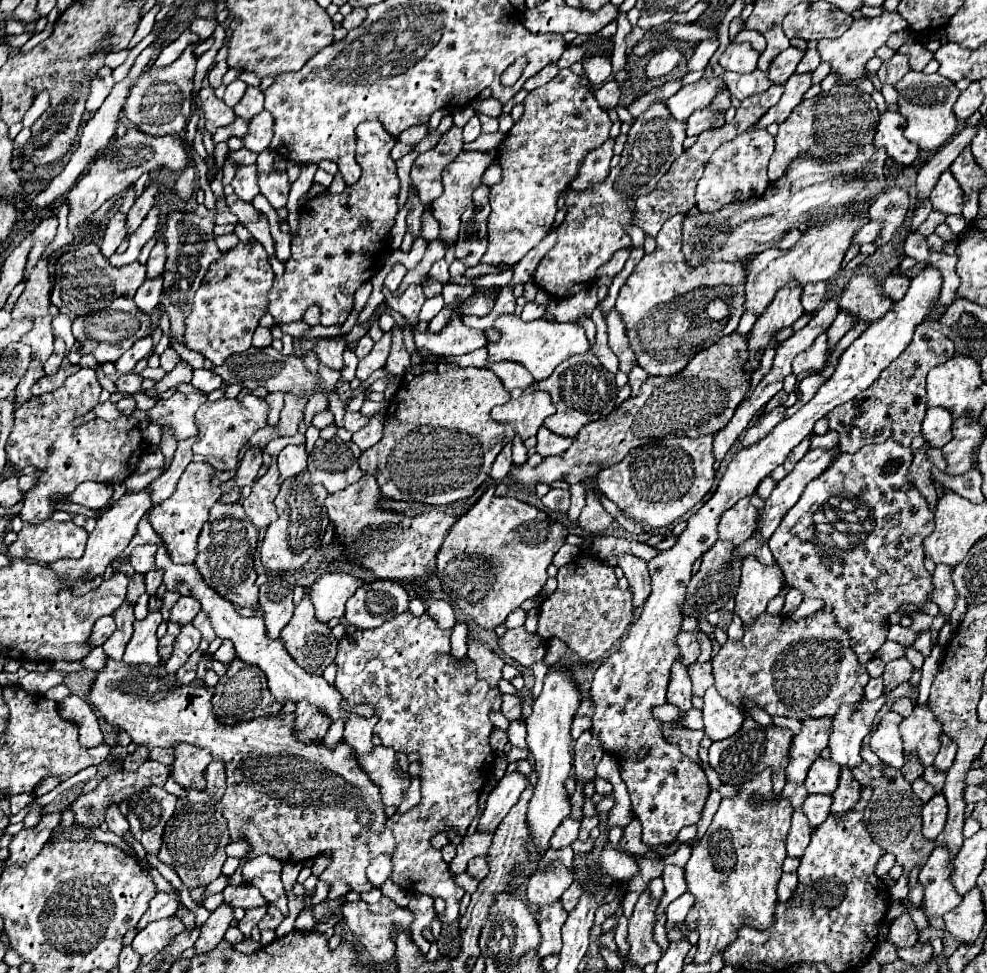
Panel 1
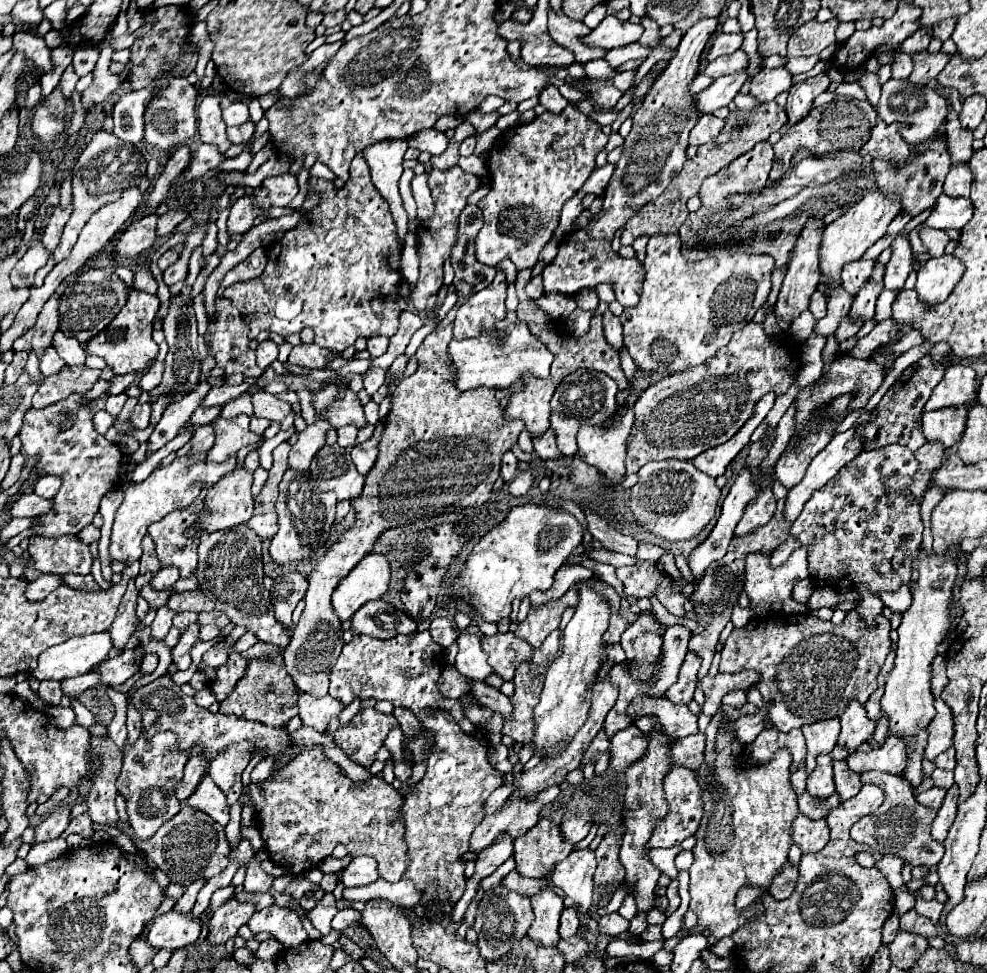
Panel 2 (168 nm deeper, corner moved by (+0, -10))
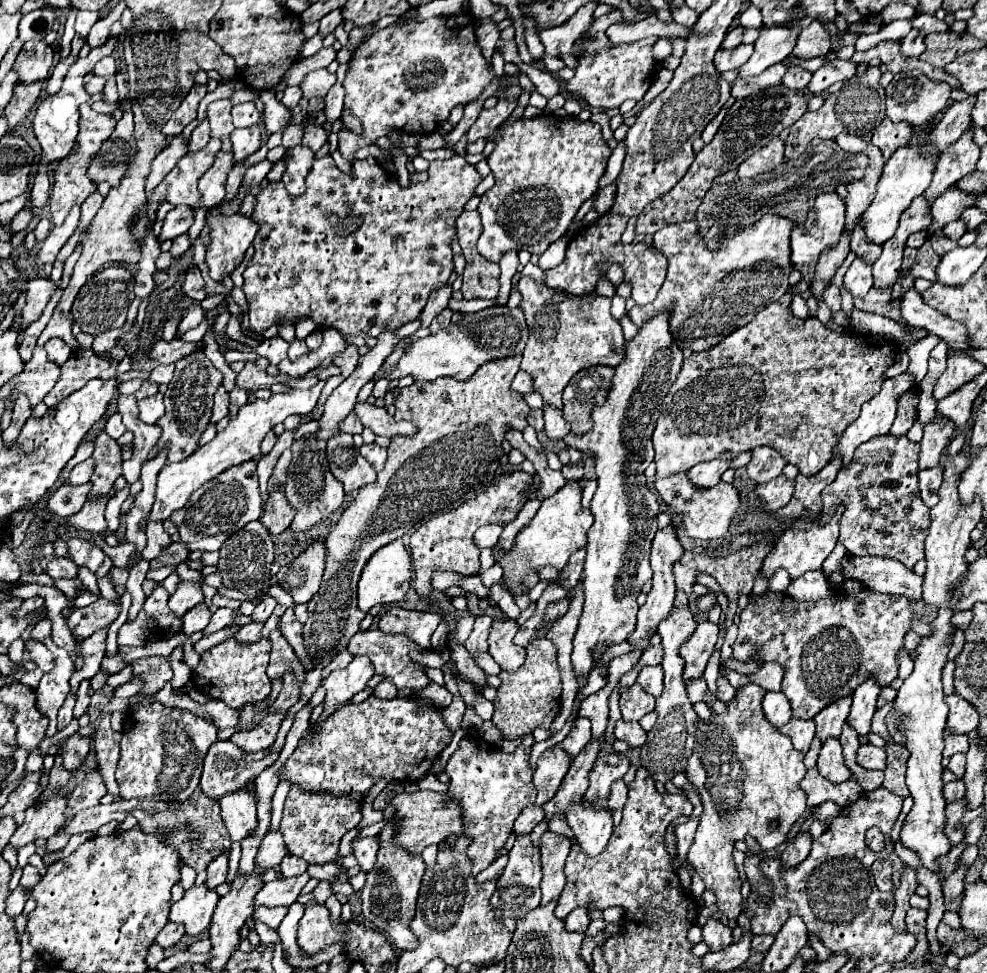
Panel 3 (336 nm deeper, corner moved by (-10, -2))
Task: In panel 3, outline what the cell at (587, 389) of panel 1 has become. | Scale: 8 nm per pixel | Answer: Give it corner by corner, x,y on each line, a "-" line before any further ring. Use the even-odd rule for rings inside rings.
595,365
573,375
563,391
563,415
571,423
573,435
585,435
593,427
591,411
607,401
615,369

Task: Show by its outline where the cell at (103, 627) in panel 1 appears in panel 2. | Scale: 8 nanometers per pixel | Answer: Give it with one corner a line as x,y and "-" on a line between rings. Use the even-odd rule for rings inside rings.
107,631
85,637
73,637
61,645
49,647
49,651
39,655
39,665
29,675
33,675
39,681
63,681
67,677
79,677
87,673
93,665
101,663
111,651
111,647
113,643

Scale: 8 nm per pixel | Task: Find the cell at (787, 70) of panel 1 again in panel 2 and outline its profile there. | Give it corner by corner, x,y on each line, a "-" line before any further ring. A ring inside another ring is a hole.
781,67
781,69
761,69
753,79
751,79
751,95
759,101
773,101
779,93
791,89
791,73

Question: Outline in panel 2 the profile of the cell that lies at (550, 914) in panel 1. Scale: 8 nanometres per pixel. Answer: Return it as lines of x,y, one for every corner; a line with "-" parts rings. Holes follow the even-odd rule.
545,887
541,893
531,897
531,905
535,911
535,919
527,931
527,935
545,947
555,945
561,937
559,937
559,915
565,909
563,907
563,899
551,889

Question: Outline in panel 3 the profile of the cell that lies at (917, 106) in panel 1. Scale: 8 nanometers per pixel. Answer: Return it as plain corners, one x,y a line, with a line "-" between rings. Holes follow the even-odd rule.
911,71
911,73
897,73
893,77
893,81
887,85
887,117
895,123
899,121
907,121
909,125
925,125
929,123
937,113
941,113
951,97
951,85
947,83
935,83
931,79
927,79
923,73
919,71

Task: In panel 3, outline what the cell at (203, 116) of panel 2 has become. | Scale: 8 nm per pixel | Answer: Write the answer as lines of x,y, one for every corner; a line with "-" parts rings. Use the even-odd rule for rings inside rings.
219,99
209,105
209,123
211,123
211,137
221,139
223,151
231,151
231,139
229,135
233,133
235,125
231,121
231,99

